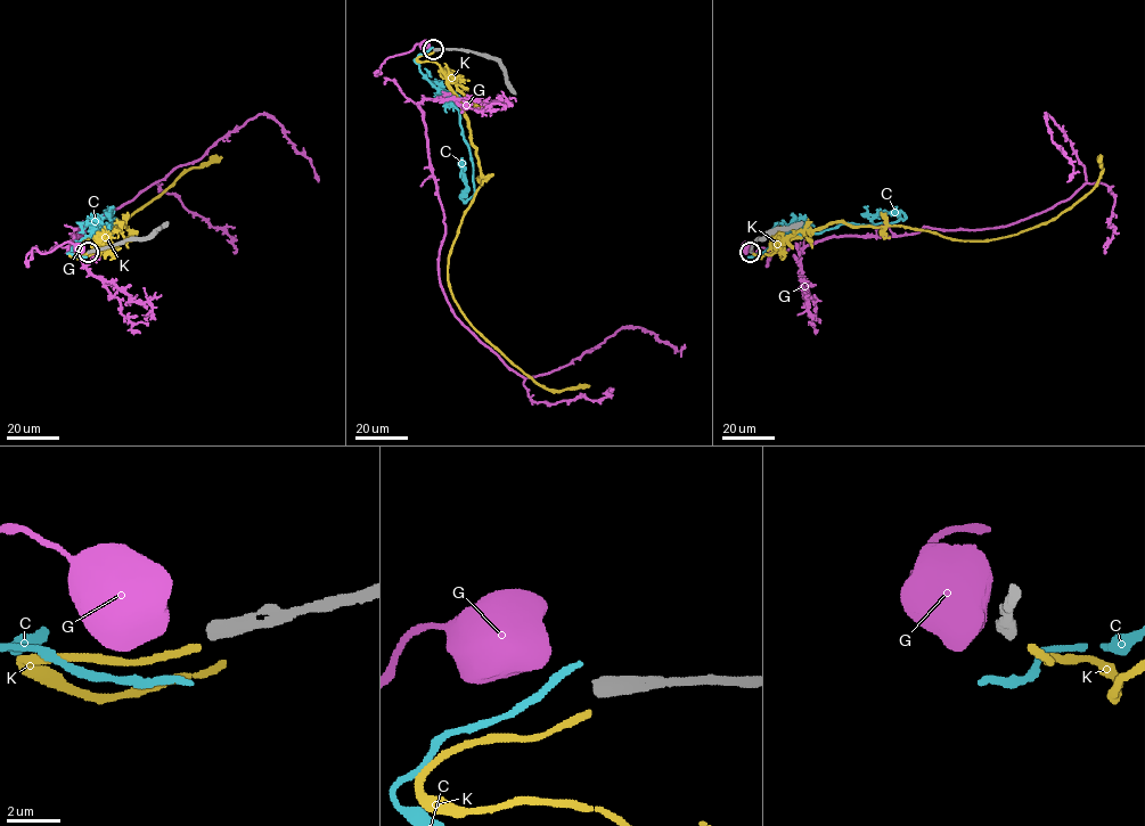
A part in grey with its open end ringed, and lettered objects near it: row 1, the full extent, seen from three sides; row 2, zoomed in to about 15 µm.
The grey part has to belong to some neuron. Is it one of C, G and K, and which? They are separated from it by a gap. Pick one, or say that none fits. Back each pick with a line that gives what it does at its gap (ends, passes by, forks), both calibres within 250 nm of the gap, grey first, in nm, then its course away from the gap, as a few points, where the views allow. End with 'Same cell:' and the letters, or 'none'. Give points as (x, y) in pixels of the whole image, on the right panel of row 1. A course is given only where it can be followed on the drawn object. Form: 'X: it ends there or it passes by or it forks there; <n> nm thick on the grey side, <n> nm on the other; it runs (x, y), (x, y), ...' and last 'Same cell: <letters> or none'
Same cell: none

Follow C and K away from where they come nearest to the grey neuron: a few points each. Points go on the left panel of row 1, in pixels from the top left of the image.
C: (86, 256), (66, 253), (87, 236), (96, 238), (119, 225), (105, 212), (112, 215), (106, 213), (113, 205)
K: (87, 253), (70, 254), (89, 255), (119, 221), (125, 227), (81, 240), (128, 219), (187, 171), (221, 157)

